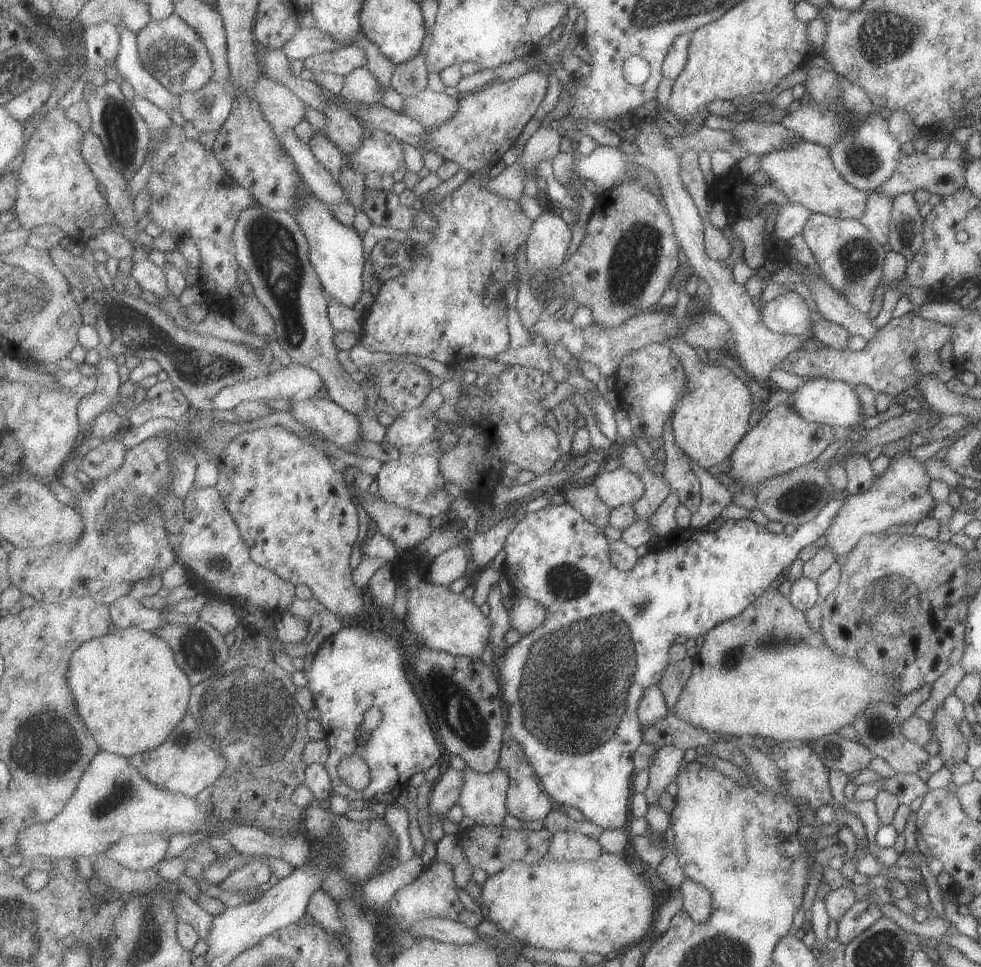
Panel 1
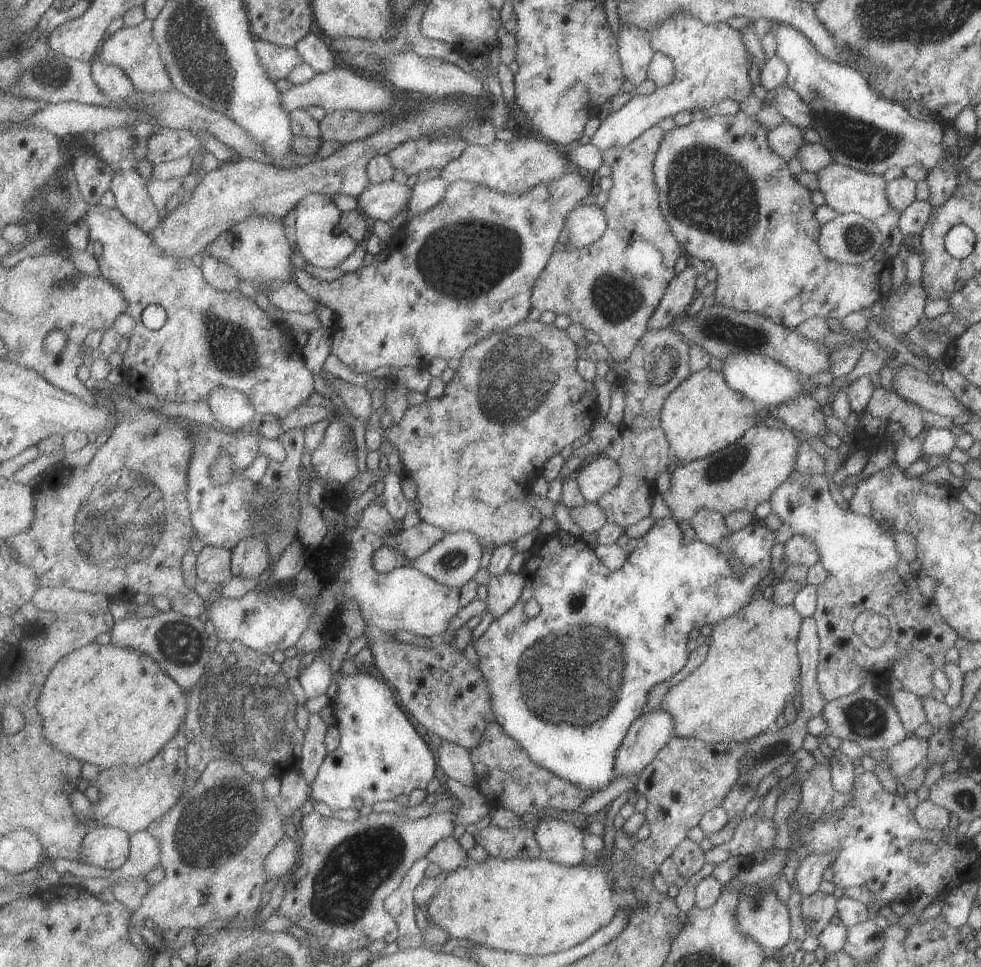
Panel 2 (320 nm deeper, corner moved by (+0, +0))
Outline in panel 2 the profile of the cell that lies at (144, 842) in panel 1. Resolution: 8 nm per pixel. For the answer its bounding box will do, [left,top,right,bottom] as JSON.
[80,826,131,872]

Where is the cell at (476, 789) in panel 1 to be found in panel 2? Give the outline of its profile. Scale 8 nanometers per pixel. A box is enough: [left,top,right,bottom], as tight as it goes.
[438,740,479,787]

